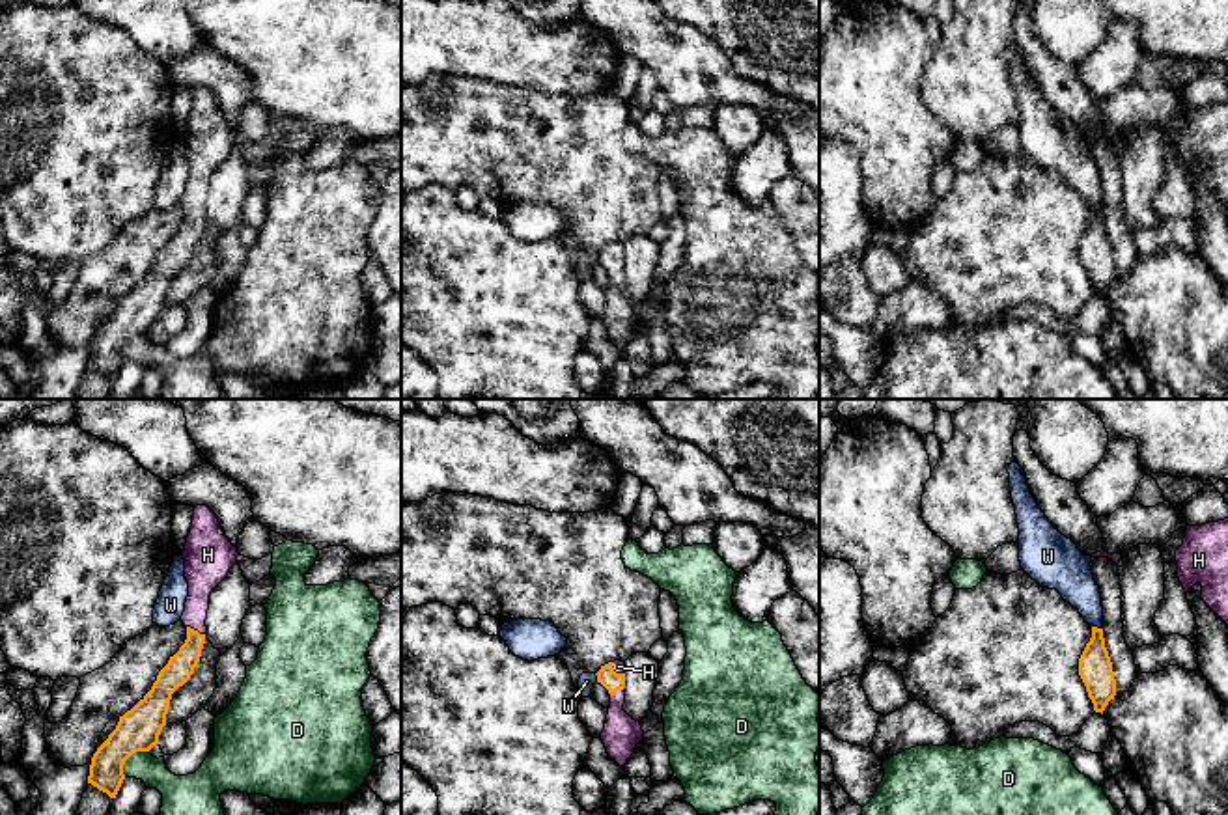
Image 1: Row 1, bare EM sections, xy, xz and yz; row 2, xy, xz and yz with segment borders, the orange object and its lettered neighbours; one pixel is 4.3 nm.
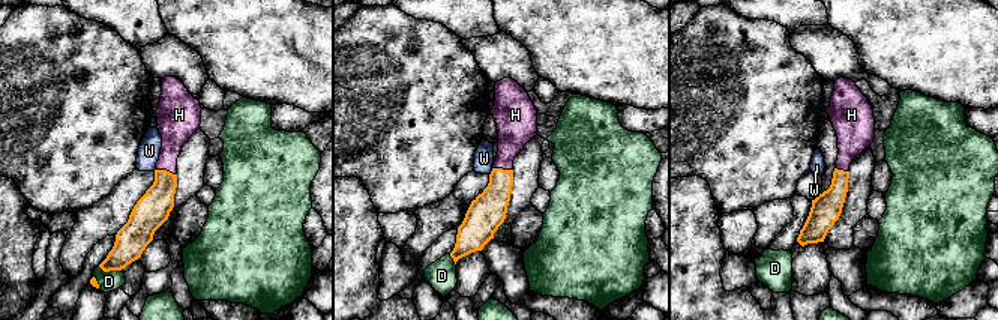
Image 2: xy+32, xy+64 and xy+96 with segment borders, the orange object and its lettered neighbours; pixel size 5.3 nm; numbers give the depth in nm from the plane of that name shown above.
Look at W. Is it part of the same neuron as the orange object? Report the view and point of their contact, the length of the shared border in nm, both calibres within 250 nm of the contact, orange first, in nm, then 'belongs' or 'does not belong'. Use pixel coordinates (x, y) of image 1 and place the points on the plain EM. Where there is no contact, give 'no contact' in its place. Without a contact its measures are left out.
yz (1096, 209) | 50 nm | 140/180 nm | does not belong

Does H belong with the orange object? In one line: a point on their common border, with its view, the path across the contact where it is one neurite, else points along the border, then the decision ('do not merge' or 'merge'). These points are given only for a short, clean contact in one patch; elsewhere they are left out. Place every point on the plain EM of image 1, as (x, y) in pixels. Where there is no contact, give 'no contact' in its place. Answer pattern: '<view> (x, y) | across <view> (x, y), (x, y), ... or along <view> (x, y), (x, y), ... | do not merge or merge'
xy (196, 213) | across xy (180, 248), (191, 234), (196, 213), (202, 155) | merge

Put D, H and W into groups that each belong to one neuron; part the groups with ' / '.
D / H / W

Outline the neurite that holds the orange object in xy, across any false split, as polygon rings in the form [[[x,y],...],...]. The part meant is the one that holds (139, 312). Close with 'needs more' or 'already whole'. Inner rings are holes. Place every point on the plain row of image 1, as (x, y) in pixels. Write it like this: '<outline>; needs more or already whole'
[[[196,88],[183,132],[188,179],[181,203],[187,209],[187,222],[159,254],[151,272],[119,298],[116,311],[91,339],[88,366],[110,380],[116,380],[125,362],[125,343],[159,326],[172,276],[190,261],[200,244],[207,216],[209,177],[228,159],[237,138],[237,129],[224,117],[216,97],[207,88]]]; needs more

